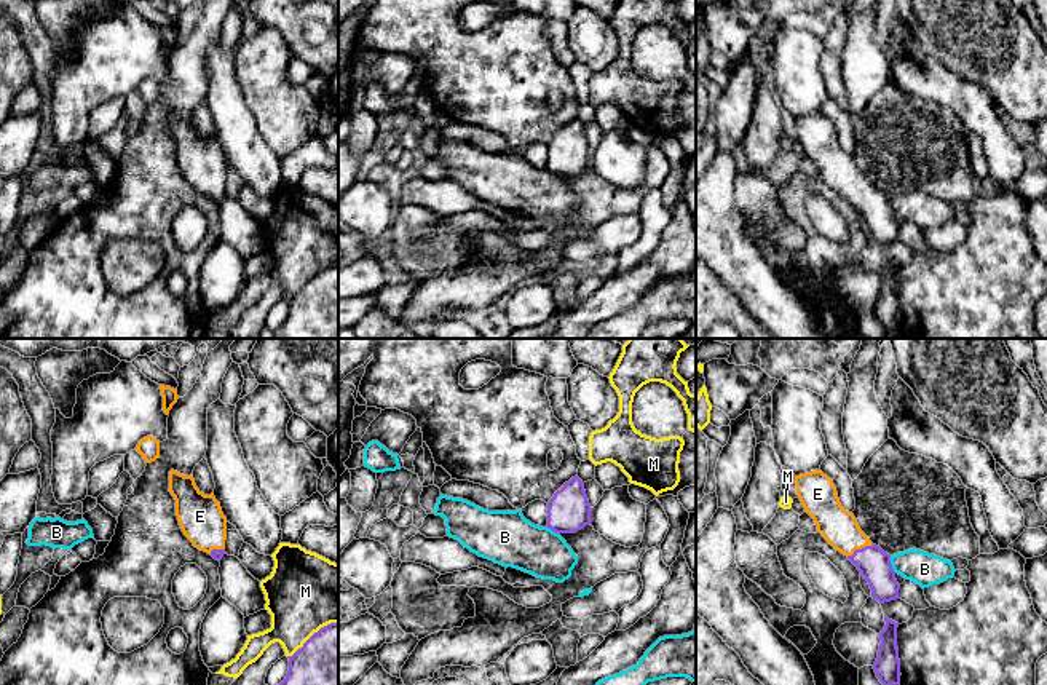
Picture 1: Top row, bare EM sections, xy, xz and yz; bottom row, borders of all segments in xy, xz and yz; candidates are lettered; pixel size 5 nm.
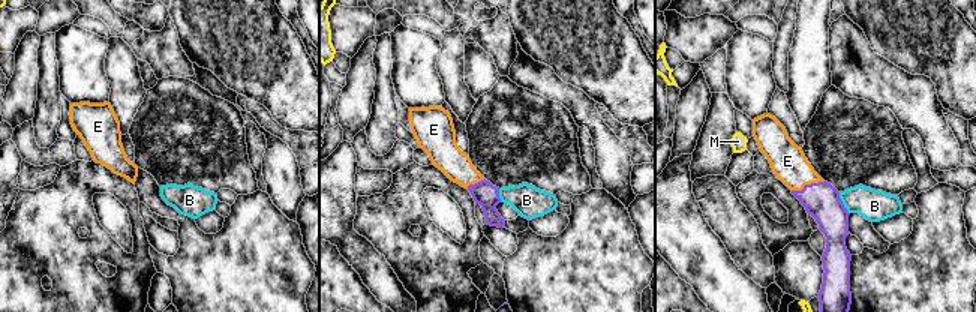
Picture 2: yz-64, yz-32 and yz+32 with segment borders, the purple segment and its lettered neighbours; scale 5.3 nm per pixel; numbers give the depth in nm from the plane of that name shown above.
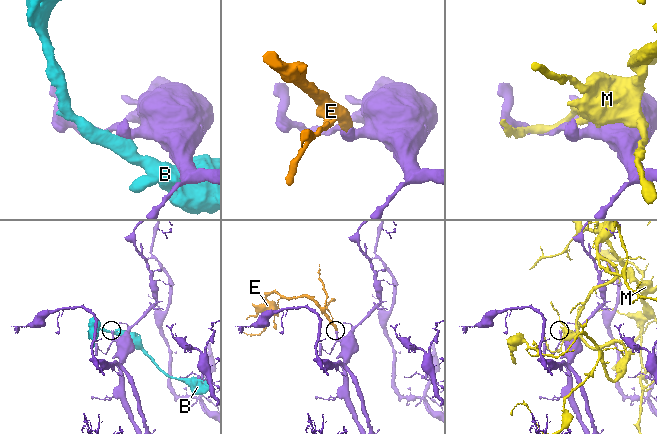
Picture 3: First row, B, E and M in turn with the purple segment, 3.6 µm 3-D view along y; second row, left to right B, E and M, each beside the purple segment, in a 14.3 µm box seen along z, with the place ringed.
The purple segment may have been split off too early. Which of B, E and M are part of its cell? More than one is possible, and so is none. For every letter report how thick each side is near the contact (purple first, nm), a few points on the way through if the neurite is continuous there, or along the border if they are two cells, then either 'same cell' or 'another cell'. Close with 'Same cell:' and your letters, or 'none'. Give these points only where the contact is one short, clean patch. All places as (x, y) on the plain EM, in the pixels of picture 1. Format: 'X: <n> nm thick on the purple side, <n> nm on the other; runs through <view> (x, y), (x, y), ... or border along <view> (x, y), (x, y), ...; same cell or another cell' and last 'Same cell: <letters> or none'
B: 160 nm thick on the purple side, 170 nm on the other; another cell
E: 160 nm thick on the purple side, 180 nm on the other; runs through yz (873, 206), (859, 192), (840, 171); same cell
M: 480 nm thick on the purple side, 400 nm on the other; another cell
Same cell: E

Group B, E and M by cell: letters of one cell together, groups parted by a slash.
B / E / M

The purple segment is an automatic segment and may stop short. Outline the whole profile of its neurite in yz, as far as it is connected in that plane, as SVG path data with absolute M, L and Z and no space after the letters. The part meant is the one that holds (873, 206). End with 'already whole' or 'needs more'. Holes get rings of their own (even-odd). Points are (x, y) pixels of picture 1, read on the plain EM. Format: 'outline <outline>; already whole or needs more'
outline M820 112L795 118L796 137L817 174L860 214L879 246L899 241L900 227L891 198L860 172L852 155L838 141L833 123Z; needs more

